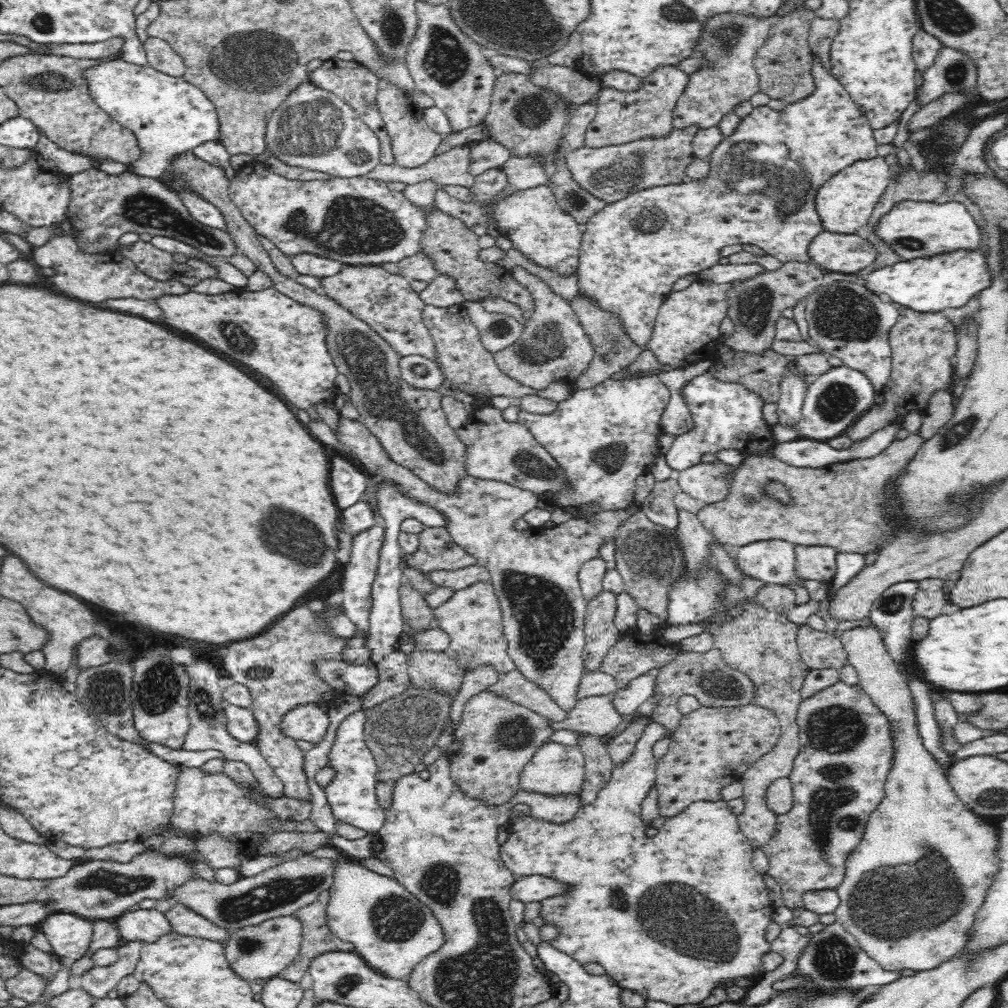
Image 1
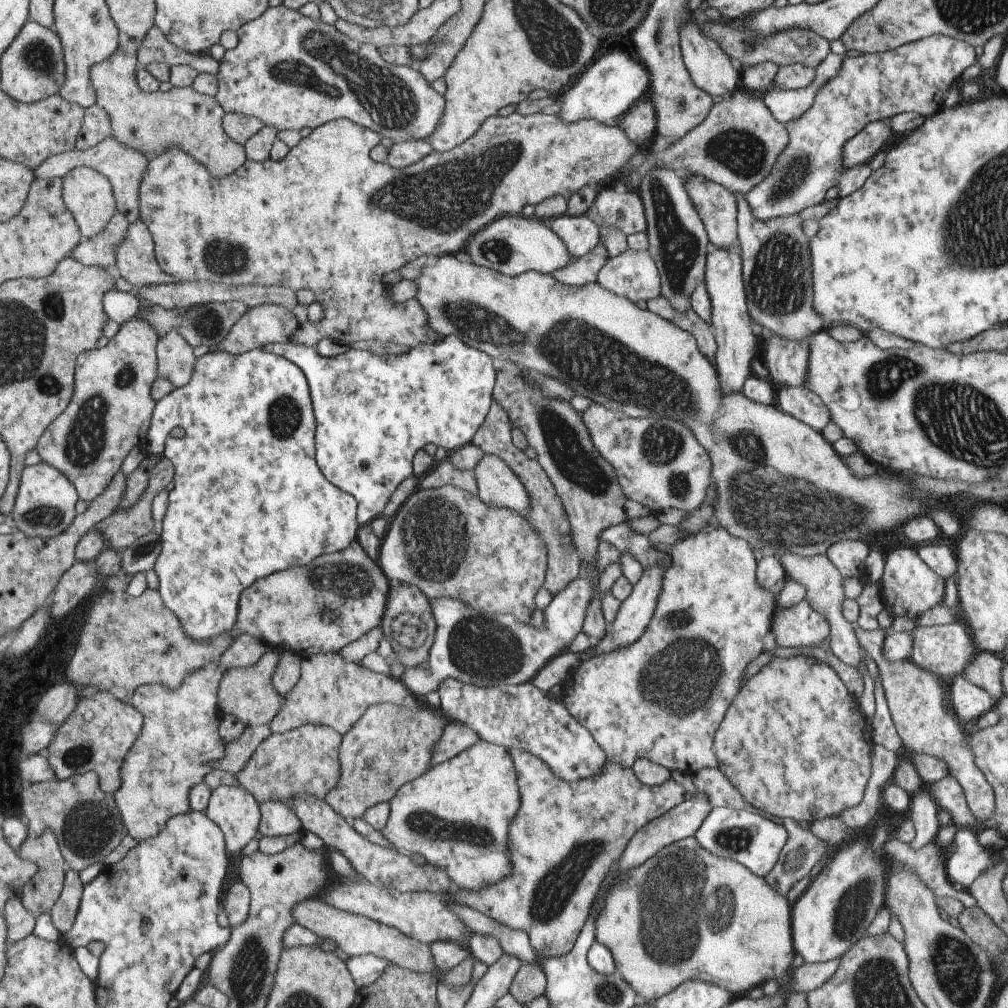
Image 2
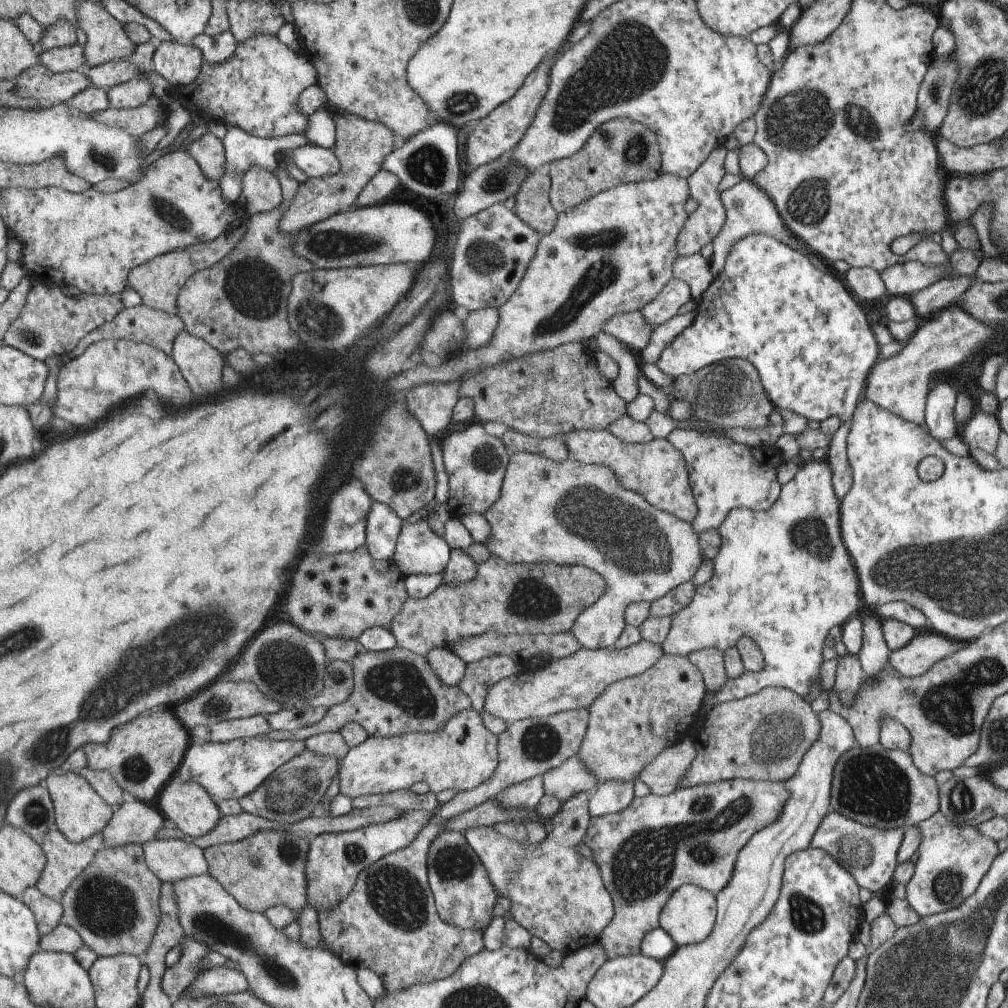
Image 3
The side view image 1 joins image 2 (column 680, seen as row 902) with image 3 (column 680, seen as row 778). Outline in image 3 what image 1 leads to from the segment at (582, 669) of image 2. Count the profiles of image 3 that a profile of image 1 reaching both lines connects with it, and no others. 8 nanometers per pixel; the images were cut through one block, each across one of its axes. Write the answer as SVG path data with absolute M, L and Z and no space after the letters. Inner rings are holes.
M812 460L806 464L801 463L793 478L789 482L780 485L780 493L778 494L777 500L767 510L761 512L743 508L729 510L722 523L716 528L719 534L720 544L717 552L715 552L715 555L711 559L712 575L709 577L709 580L705 581L705 584L695 588L689 604L686 604L670 616L669 630L659 645L665 654L686 656L691 651L708 649L717 649L718 651L724 652L728 648L735 647L738 638L745 637L750 638L757 645L764 658L764 664L762 665L762 669L756 673L744 670L737 678L727 679L715 694L710 694L709 691L705 692L702 698L703 705L713 708L713 706L721 705L725 701L736 701L737 699L750 696L750 694L756 694L757 691L765 688L765 686L782 686L792 690L801 697L808 693L811 682L817 682L820 685L818 672L819 666L823 662L821 659L821 648L823 647L823 640L827 636L827 631L832 626L842 626L851 616L856 616L857 608L862 605L862 601L857 596L858 578L856 577L856 570L849 553L845 550L840 535L840 501L833 492L831 477L828 464L825 461Z

